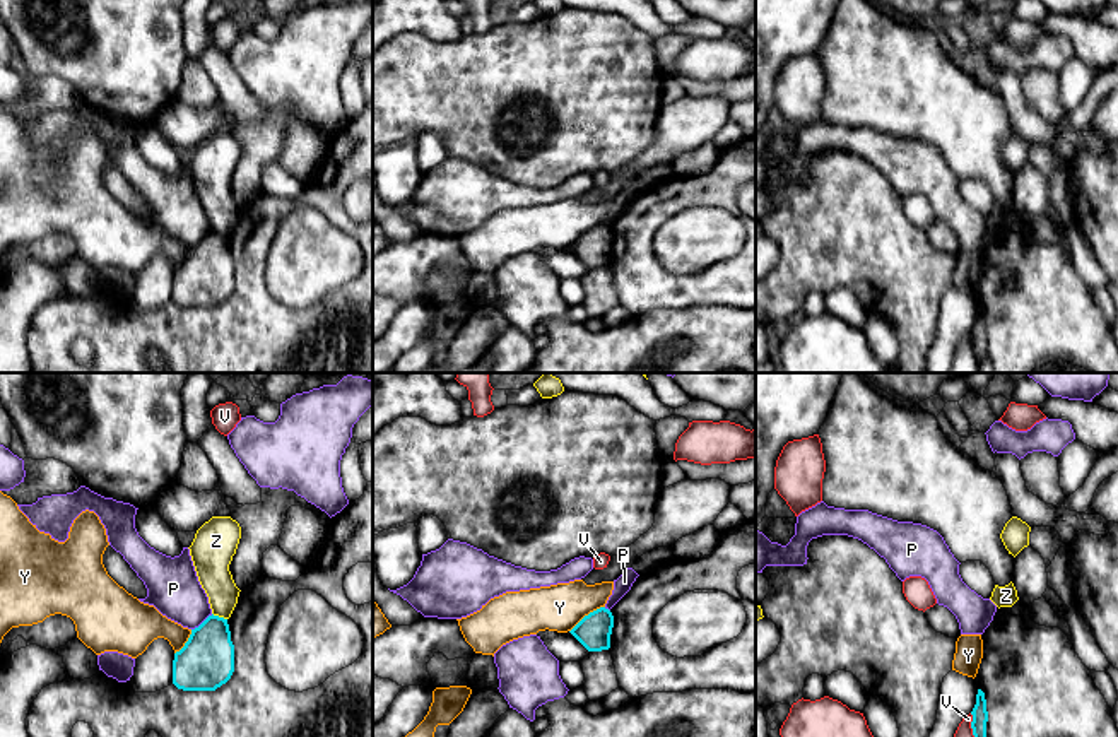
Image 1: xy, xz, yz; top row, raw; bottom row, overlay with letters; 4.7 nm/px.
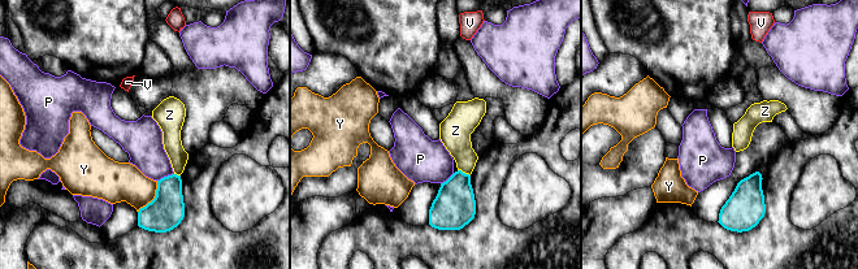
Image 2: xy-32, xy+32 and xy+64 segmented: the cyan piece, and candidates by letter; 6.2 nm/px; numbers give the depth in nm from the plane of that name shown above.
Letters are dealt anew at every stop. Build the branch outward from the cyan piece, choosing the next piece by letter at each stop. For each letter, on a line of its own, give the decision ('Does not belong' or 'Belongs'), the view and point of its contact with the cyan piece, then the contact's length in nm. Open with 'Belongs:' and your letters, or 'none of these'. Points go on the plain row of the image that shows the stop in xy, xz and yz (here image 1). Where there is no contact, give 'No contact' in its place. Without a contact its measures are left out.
Belongs: none of these
P: Does not belong. Touches cyan at xy (204, 238). Shared border 130 nm
V: Does not belong. Touches cyan at yz (973, 347). Shared border 170 nm
Y: Does not belong. Touches cyan at xz (588, 231). Shared border 200 nm
Z: Does not belong. Touches cyan at xy (217, 233). Shared border 80 nm

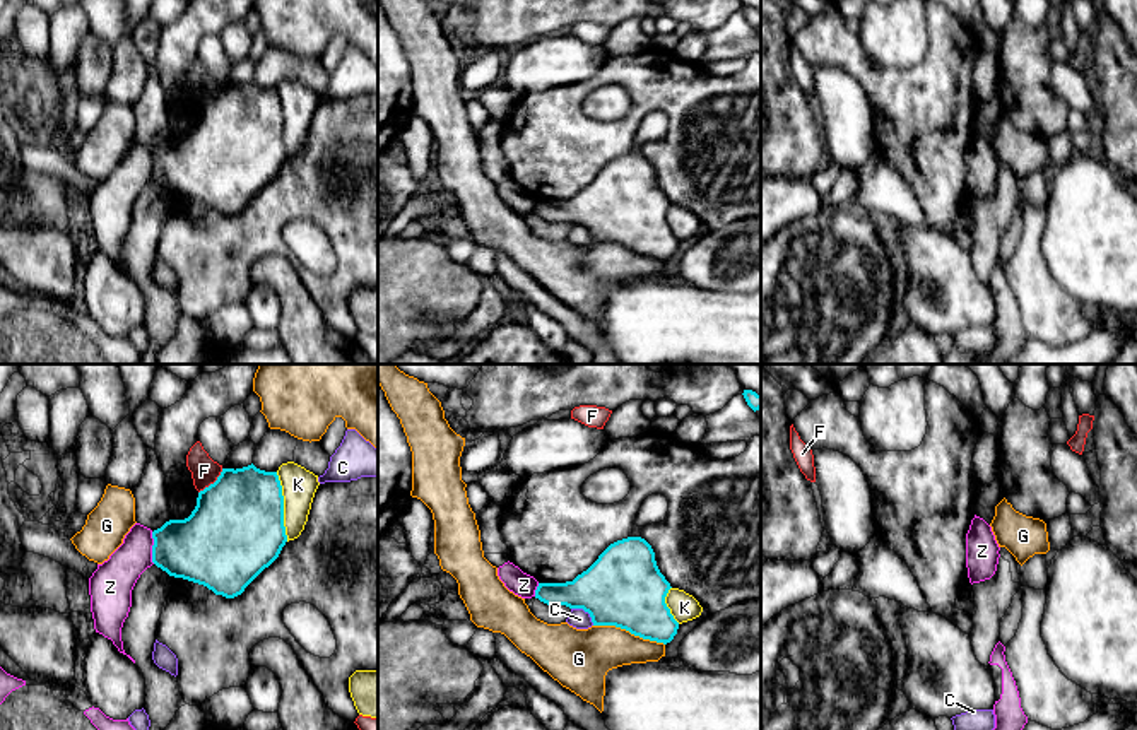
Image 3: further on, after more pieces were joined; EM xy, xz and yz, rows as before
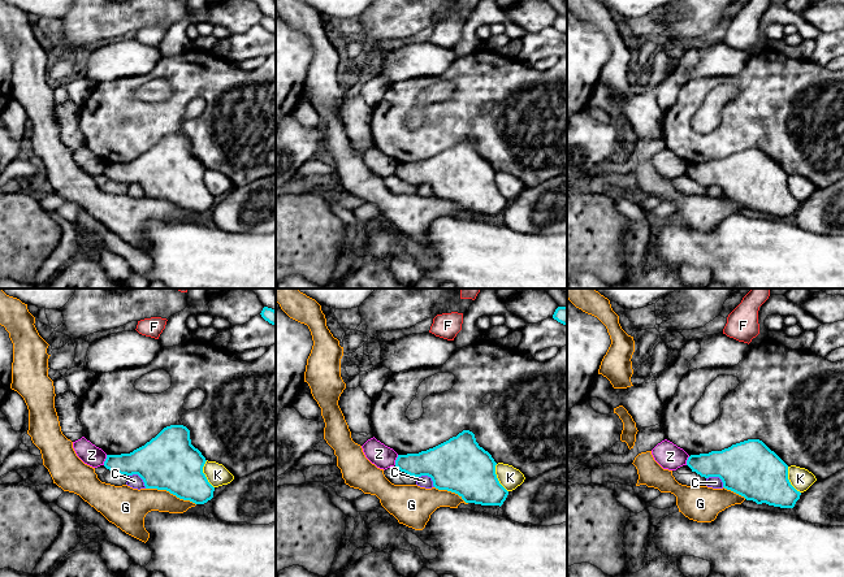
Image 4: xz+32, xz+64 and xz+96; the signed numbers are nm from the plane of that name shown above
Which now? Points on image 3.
Belongs: none of these
C: Does not belong. Touches cyan at xz (585, 228). Shared border 140 nm
F: Does not belong. Touches cyan at xy (214, 100). Shared border 170 nm
G: Does not belong. Touches cyan at xz (630, 248). Shared border 340 nm
K: Does not belong. Touches cyan at xy (282, 123). Shared border 340 nm
Z: Does not belong. Touches cyan at xy (153, 164). Shared border 150 nm

